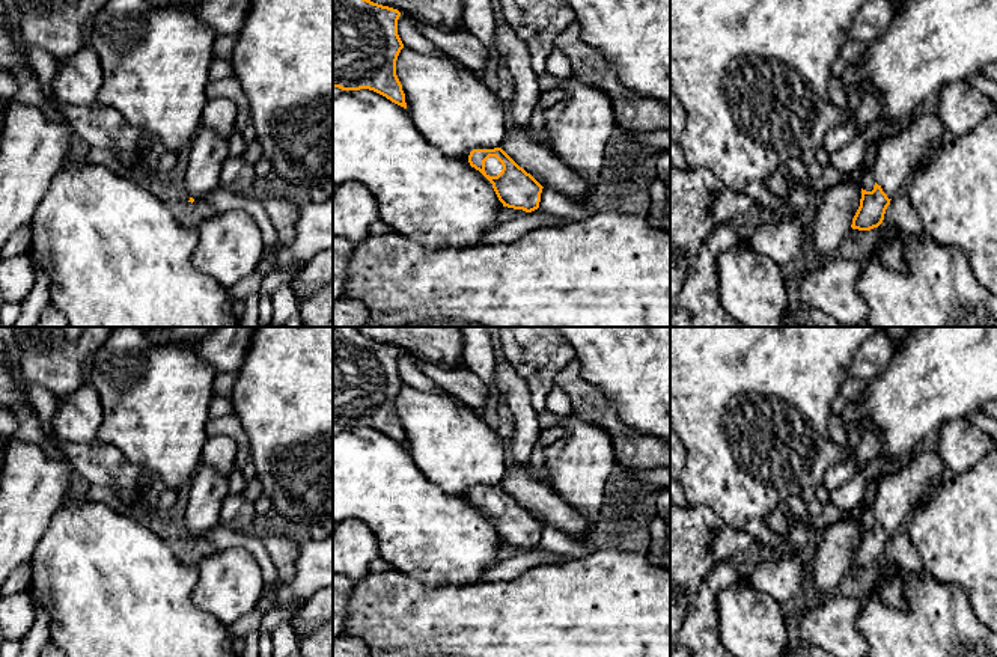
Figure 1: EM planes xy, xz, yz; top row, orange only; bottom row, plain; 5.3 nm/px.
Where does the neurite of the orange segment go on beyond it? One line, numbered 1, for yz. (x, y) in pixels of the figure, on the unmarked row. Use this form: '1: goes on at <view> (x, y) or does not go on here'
1: goes on at yz (901, 490)

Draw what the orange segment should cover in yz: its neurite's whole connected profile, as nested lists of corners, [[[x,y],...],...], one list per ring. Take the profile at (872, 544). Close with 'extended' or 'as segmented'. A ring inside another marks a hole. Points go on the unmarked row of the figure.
[[[920,449],[904,464],[880,476],[877,497],[872,503],[875,523],[872,529],[861,526],[852,567],[870,568],[883,561],[890,538],[919,505],[929,500],[944,469],[937,451]]]; extended

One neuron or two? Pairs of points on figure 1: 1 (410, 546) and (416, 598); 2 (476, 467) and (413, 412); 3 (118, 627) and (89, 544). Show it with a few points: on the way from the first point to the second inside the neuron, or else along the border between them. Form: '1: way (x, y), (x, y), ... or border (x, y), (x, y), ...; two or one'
1: border (392, 568), (407, 573), (426, 586), (448, 585); two
2: way (461, 452), (428, 419); one
3: way (118, 606), (112, 586), (94, 565); one

